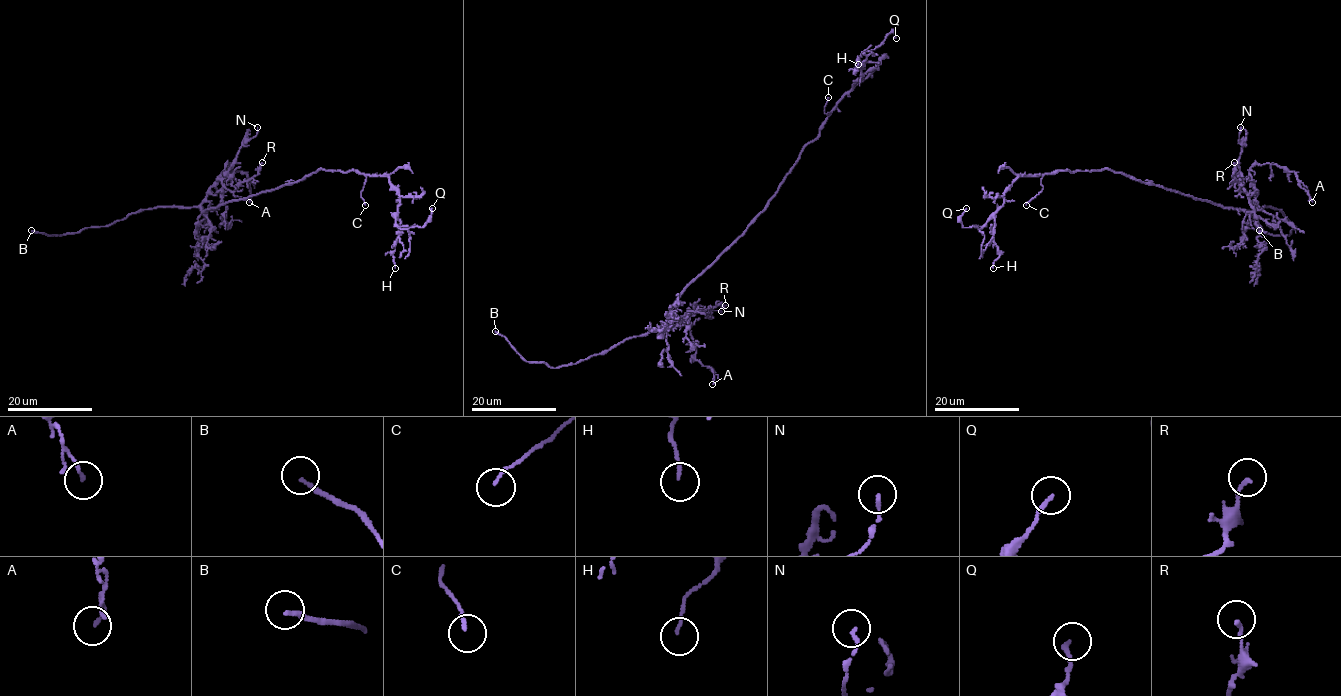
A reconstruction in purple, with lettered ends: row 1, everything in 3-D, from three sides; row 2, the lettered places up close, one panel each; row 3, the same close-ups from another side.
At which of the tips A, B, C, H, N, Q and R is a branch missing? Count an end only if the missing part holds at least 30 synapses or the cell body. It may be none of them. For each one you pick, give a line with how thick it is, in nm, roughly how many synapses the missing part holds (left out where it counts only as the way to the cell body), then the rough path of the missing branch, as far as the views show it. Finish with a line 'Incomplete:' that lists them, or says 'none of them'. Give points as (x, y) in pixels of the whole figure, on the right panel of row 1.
B: calibre 180 nm; course (1259, 230), (1228, 232), (1217, 214), (1218, 203), (1228, 194), (1234, 197), (1243, 211), (1250, 240), (1256, 245)
Incomplete: B

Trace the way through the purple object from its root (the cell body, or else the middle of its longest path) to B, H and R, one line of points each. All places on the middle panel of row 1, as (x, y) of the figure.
B: (737, 238), (685, 289), (661, 329), (626, 338), (575, 364), (550, 368), (544, 363), (527, 362), (495, 331)
H: (737, 238), (765, 208), (801, 151), (818, 136), (830, 112), (863, 75), (861, 64), (856, 71), (858, 64)
R: (737, 238), (685, 289), (664, 326), (682, 325), (689, 311), (725, 305)

